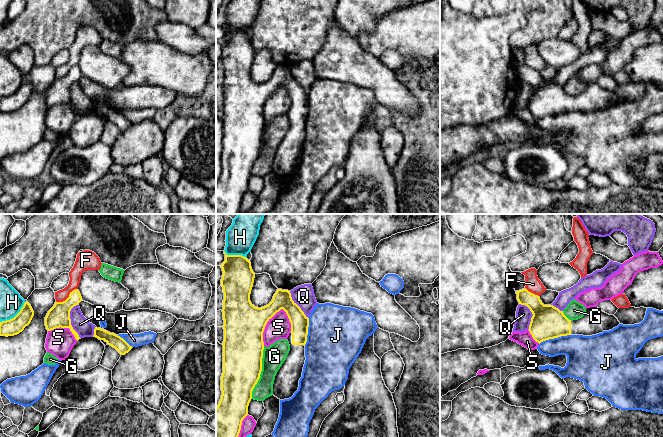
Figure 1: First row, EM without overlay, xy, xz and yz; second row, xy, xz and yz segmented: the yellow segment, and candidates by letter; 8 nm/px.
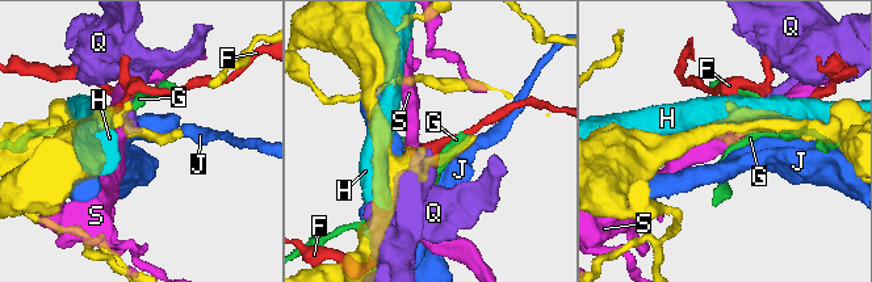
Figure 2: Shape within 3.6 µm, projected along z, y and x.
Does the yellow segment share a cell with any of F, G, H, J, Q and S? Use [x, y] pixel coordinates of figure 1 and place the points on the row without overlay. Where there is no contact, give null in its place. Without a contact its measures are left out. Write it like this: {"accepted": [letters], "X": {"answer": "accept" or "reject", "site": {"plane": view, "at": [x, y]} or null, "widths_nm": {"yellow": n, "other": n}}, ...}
{"accepted": [], "F": {"answer": "reject", "site": {"plane": "xy", "at": [68, 73]}, "widths_nm": {"yellow": 180, "other": 100}}, "G": {"answer": "reject", "site": {"plane": "xz", "at": [260, 148]}, "widths_nm": {"yellow": 320, "other": 180}}, "H": {"answer": "reject", "site": {"plane": "xy", "at": [15, 92]}, "widths_nm": {"yellow": 140, "other": 180}}, "J": {"answer": "reject", "site": {"plane": "yz", "at": [554, 113]}, "widths_nm": {"yellow": 280, "other": 260}}, "Q": {"answer": "reject", "site": {"plane": "xy", "at": [70, 97]}, "widths_nm": {"yellow": 180, "other": 140}}, "S": {"answer": "reject", "site": {"plane": "xz", "at": [265, 101]}, "widths_nm": {"yellow": 320, "other": 190}}}

